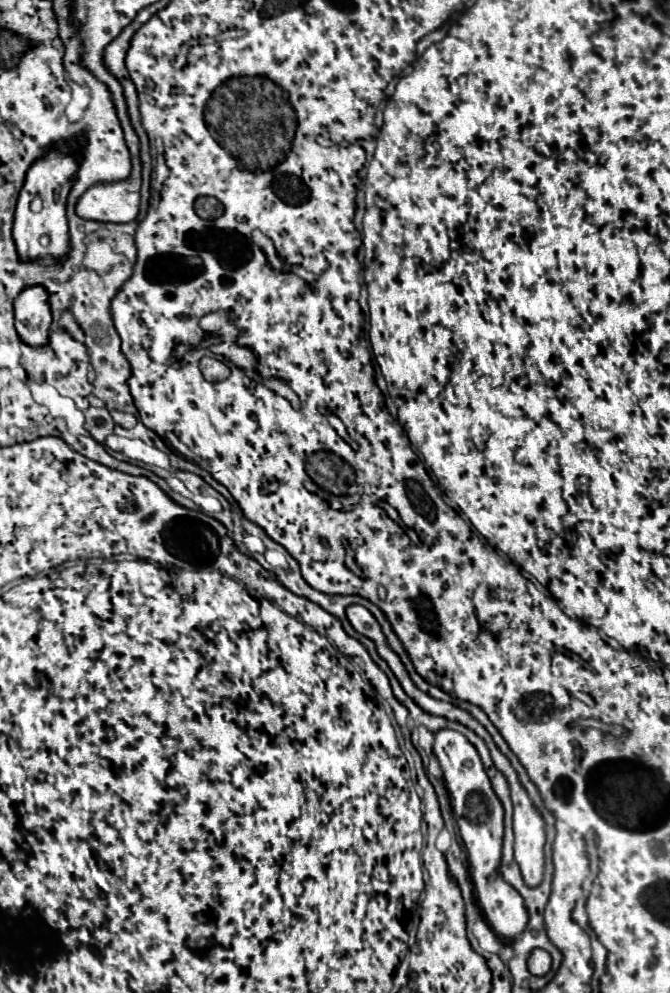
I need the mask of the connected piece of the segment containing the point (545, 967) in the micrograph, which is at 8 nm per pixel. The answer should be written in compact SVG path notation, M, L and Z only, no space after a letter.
M535 949L531 957L527 959L527 967L531 975L535 977L545 977L551 971L551 955L545 949Z

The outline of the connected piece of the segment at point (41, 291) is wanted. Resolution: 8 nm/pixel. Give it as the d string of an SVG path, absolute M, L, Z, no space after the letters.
M43 285L25 287L15 299L15 329L29 345L45 345L51 325L49 293Z

